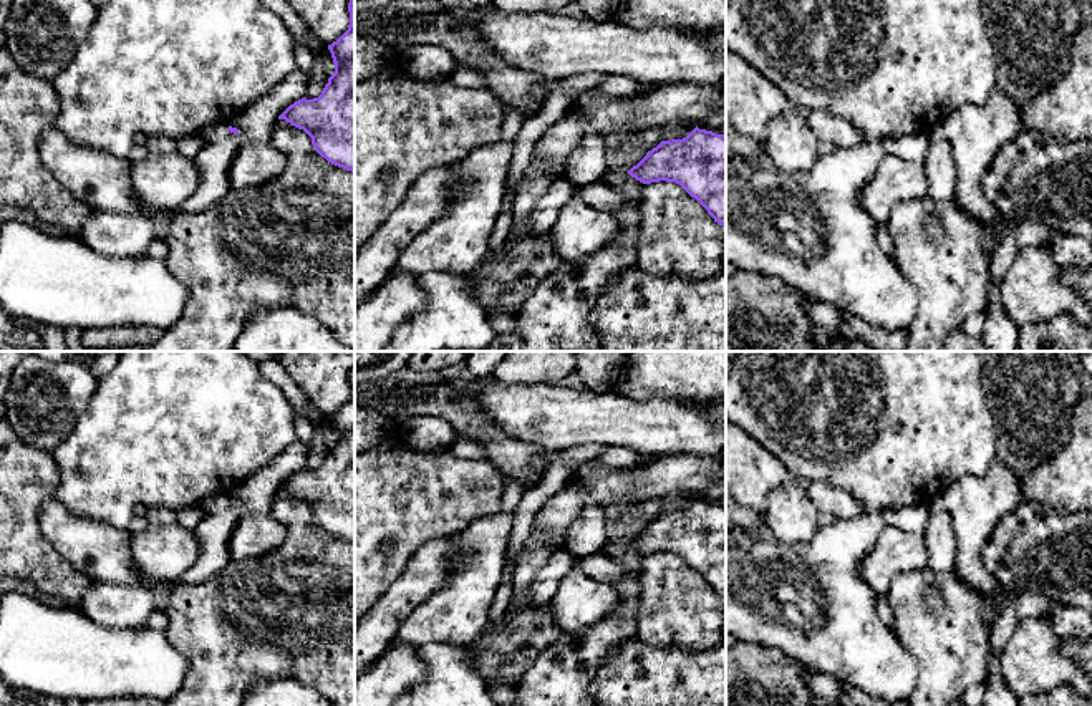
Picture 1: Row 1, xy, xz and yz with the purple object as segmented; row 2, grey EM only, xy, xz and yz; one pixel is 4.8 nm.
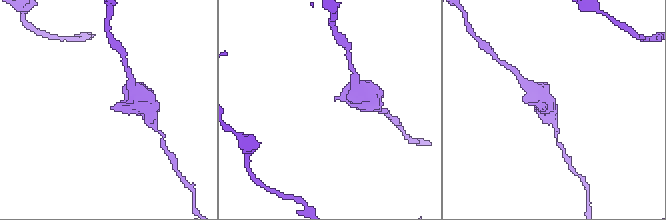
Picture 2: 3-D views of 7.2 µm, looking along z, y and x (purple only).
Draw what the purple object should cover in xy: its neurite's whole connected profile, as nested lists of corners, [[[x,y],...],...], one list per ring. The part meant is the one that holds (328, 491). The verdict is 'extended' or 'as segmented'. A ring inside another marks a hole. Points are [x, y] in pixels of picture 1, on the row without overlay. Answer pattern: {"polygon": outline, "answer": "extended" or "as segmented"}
{"polygon": [[[355,366],[348,383],[348,401],[328,416],[335,444],[321,466],[295,472],[278,491],[303,500],[328,534],[355,544]]], "answer": "as segmented"}

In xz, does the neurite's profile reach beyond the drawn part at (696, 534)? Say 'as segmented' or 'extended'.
as segmented

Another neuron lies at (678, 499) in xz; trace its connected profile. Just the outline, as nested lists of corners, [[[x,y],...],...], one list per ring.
[[[676,489],[676,491],[669,491],[669,492],[661,496],[661,507],[663,507],[663,512],[683,510],[694,499],[696,499],[696,494]]]

